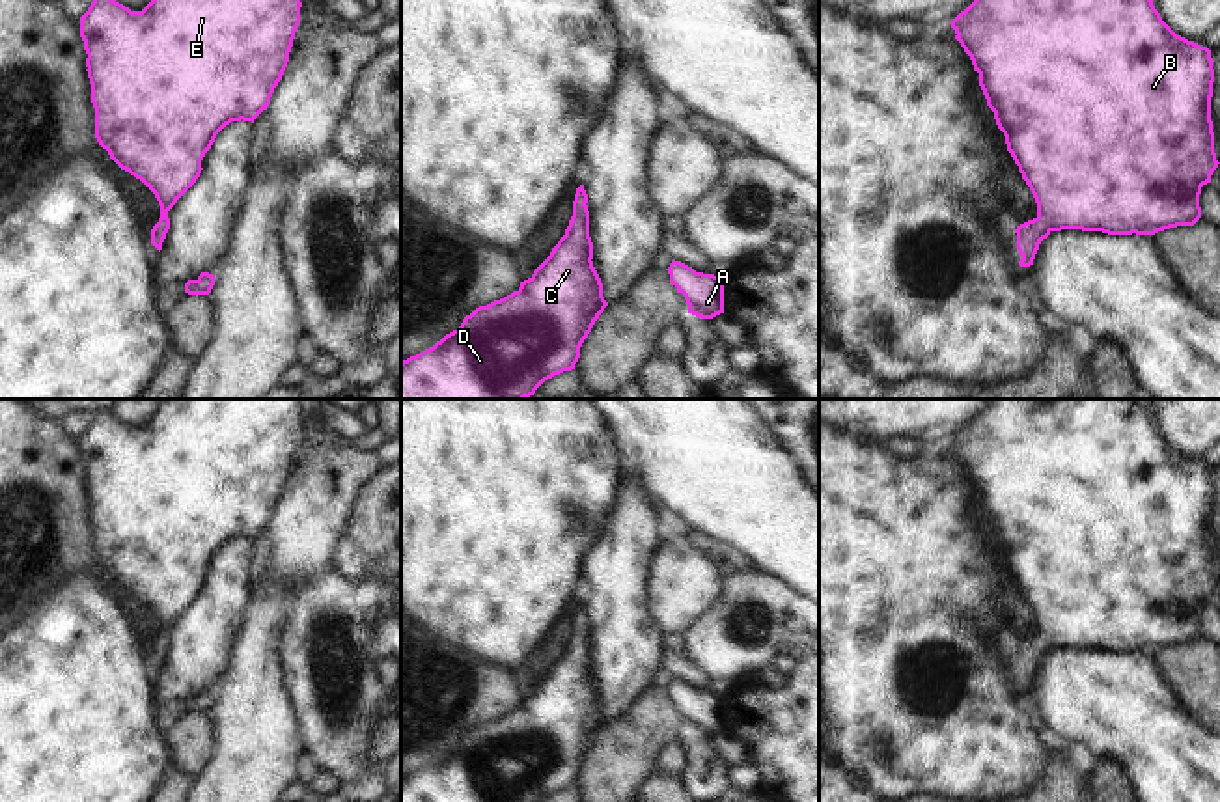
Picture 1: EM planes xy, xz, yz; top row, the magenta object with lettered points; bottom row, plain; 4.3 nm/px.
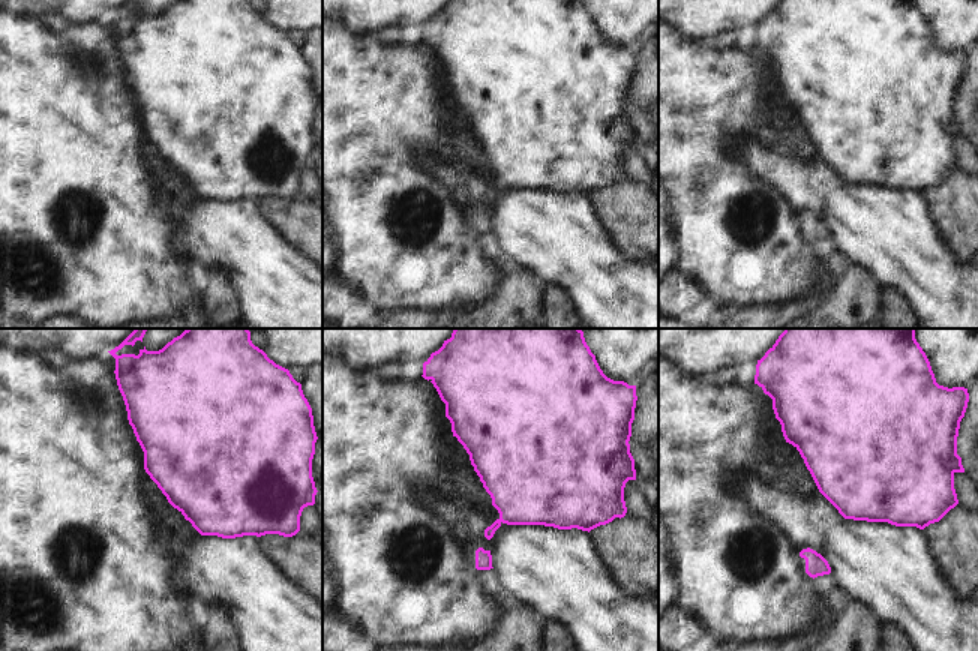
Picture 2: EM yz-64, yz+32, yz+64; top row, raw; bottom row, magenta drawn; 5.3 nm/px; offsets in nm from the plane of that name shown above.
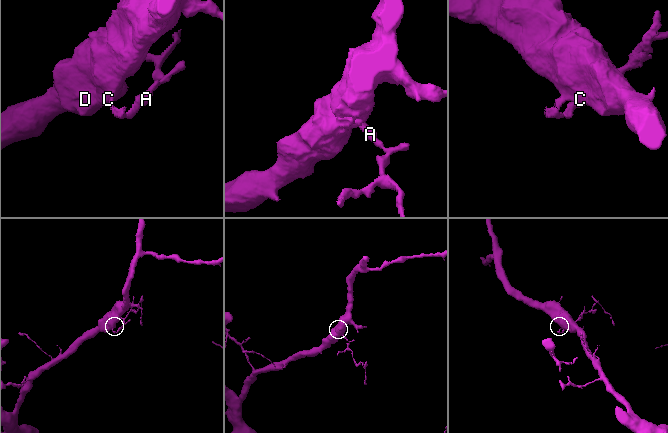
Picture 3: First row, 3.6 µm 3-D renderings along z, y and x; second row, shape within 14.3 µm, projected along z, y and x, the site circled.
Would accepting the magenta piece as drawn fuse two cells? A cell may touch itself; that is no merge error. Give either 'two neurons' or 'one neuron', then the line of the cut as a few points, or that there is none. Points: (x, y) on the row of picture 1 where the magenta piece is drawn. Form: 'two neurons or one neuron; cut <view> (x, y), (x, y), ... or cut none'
one neuron; cut none

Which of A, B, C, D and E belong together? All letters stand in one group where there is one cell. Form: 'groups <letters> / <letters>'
groups A B C D E

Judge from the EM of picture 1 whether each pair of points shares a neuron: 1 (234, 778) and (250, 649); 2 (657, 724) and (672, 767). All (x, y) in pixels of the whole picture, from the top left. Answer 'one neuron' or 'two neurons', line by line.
1: one neuron
2: two neurons

